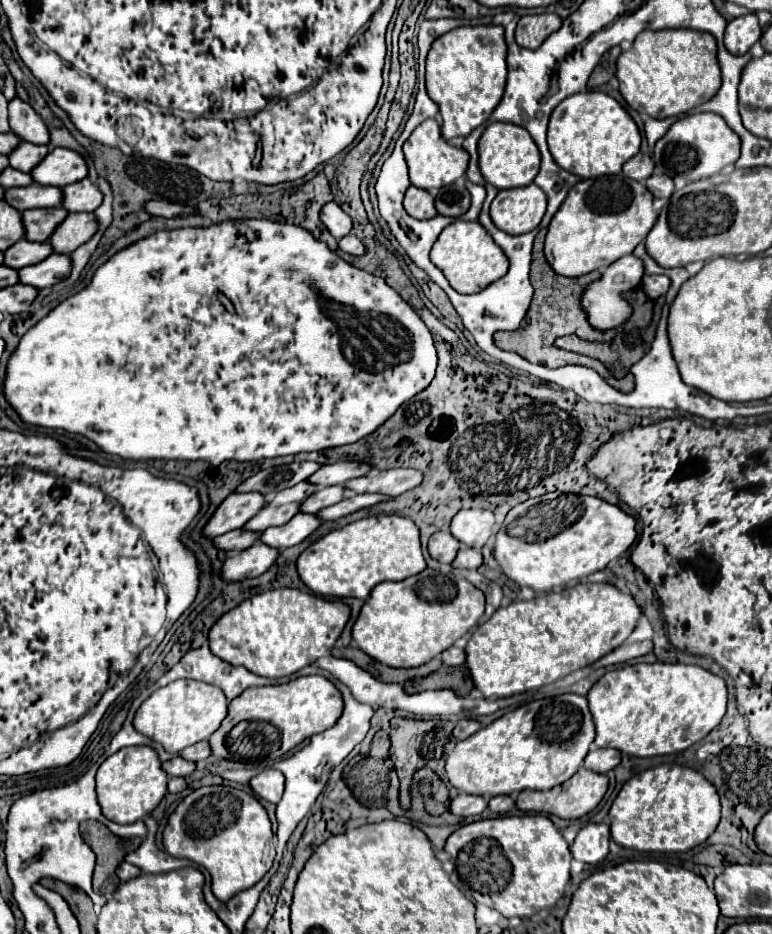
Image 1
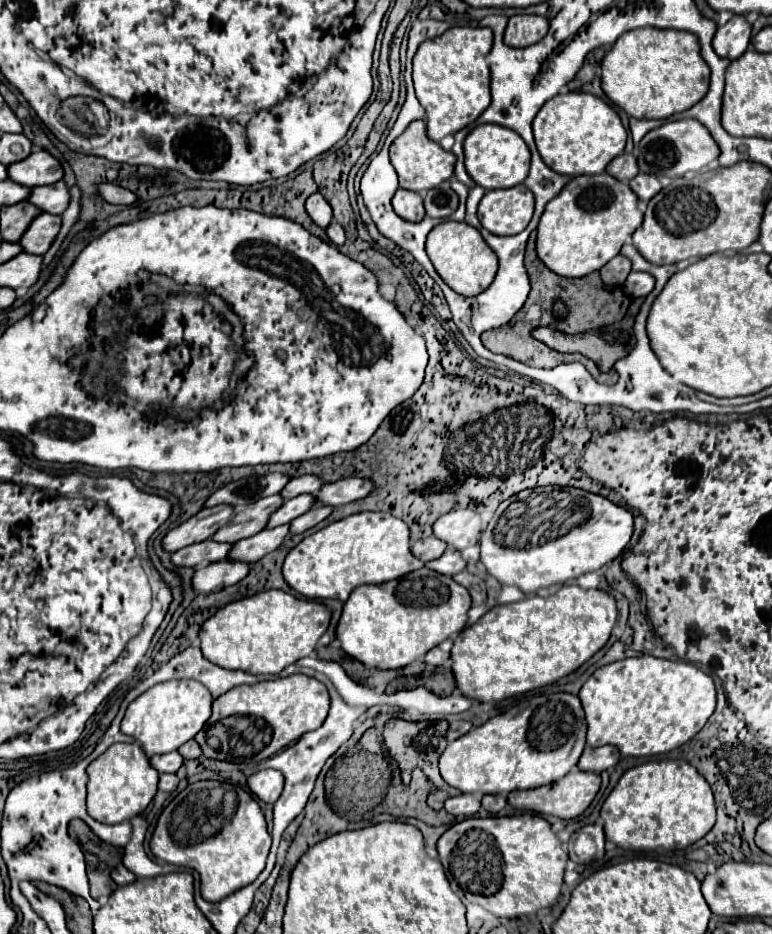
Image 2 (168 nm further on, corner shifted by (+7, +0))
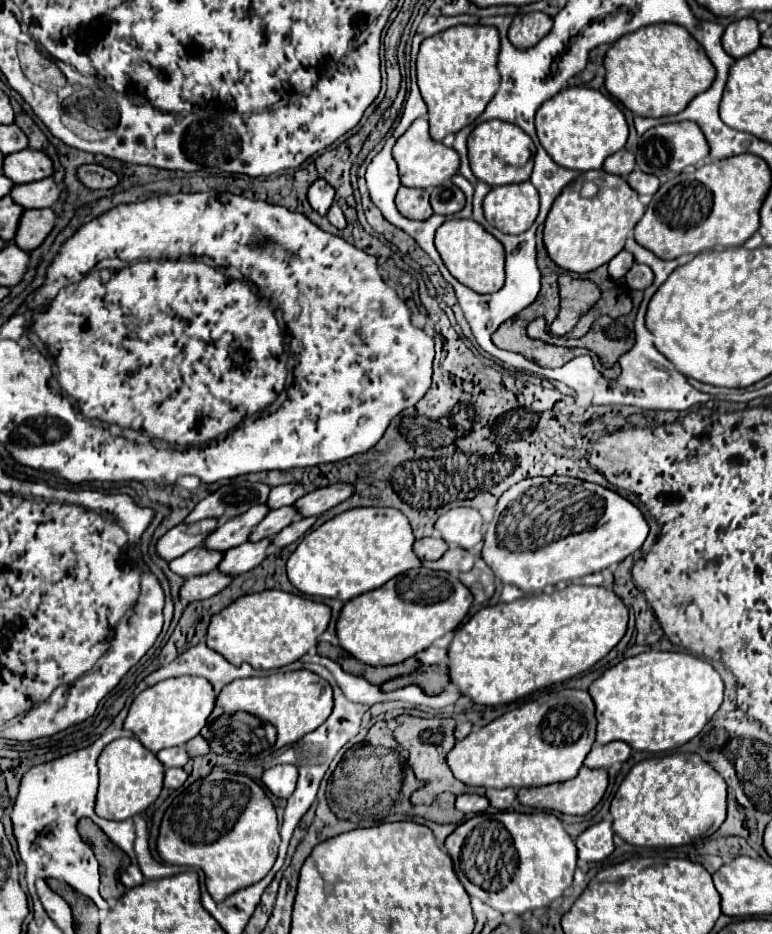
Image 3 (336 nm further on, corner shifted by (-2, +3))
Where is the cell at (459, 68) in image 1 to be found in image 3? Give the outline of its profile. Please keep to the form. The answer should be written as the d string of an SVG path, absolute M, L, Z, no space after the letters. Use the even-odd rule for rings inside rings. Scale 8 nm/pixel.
M455 25L421 43L417 53L417 83L427 105L429 133L435 141L471 125L485 111L501 81L497 55L499 33L495 27L485 25Z

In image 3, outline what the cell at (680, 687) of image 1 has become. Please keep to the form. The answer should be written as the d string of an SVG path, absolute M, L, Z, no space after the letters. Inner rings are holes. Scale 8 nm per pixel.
M647 651L607 669L591 683L589 695L597 709L597 742L604 745L623 739L637 751L663 753L701 733L723 701L723 681L697 655Z

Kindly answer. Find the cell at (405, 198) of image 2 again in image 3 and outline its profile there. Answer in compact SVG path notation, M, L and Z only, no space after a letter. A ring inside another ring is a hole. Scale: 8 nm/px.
M399 187L395 205L399 213L407 219L427 219L433 215L429 205L429 193L425 189L407 189Z

